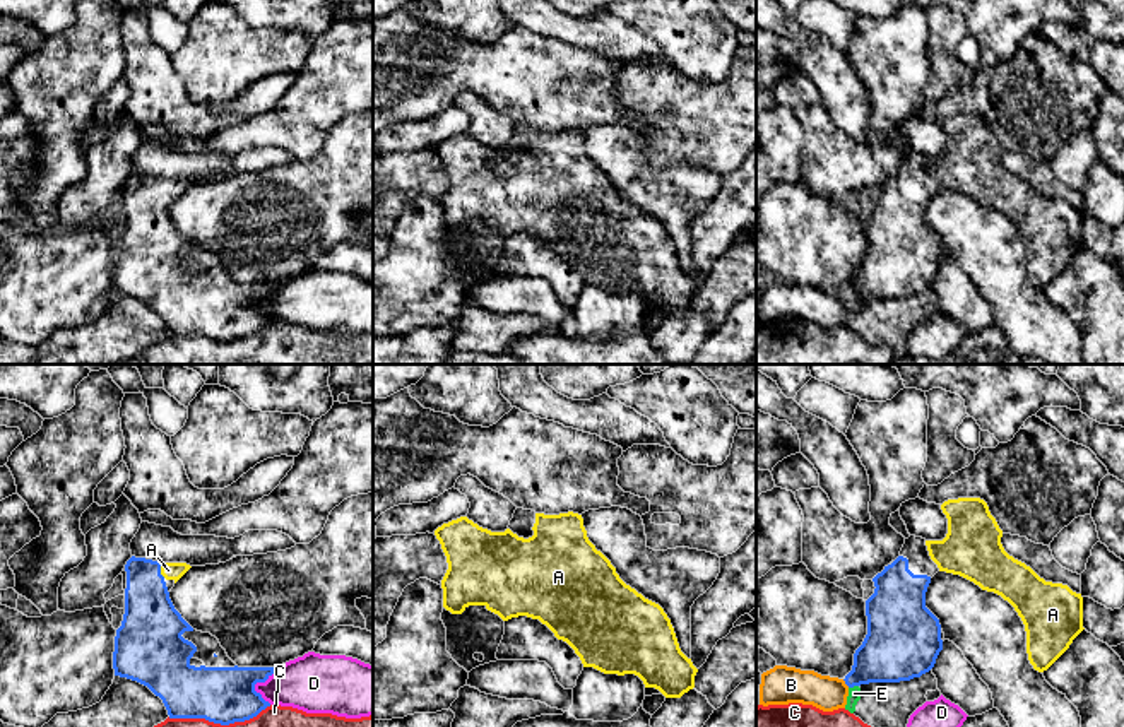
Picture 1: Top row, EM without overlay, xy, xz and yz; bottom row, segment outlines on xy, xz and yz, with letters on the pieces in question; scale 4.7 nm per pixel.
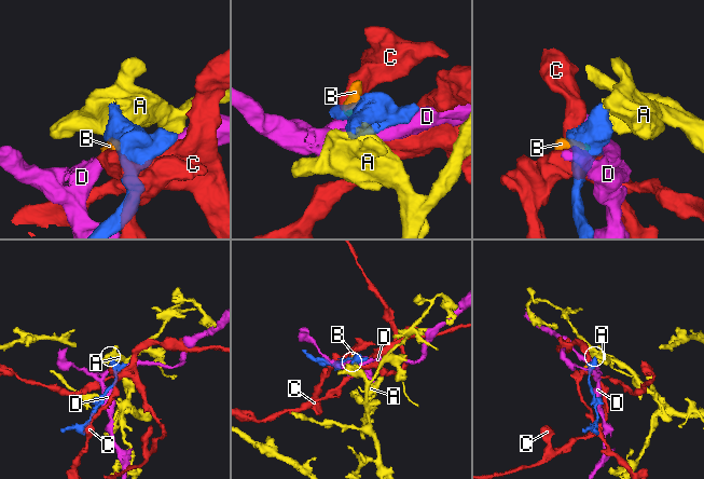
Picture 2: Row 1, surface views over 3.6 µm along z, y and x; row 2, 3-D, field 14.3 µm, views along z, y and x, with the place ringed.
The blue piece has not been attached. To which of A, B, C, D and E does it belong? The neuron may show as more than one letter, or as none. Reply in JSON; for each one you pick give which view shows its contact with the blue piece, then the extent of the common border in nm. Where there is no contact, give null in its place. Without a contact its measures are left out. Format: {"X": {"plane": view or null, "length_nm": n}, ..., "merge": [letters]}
{"A": {"plane": "xy", "length_nm": 70}, "merge": ["A"]}

